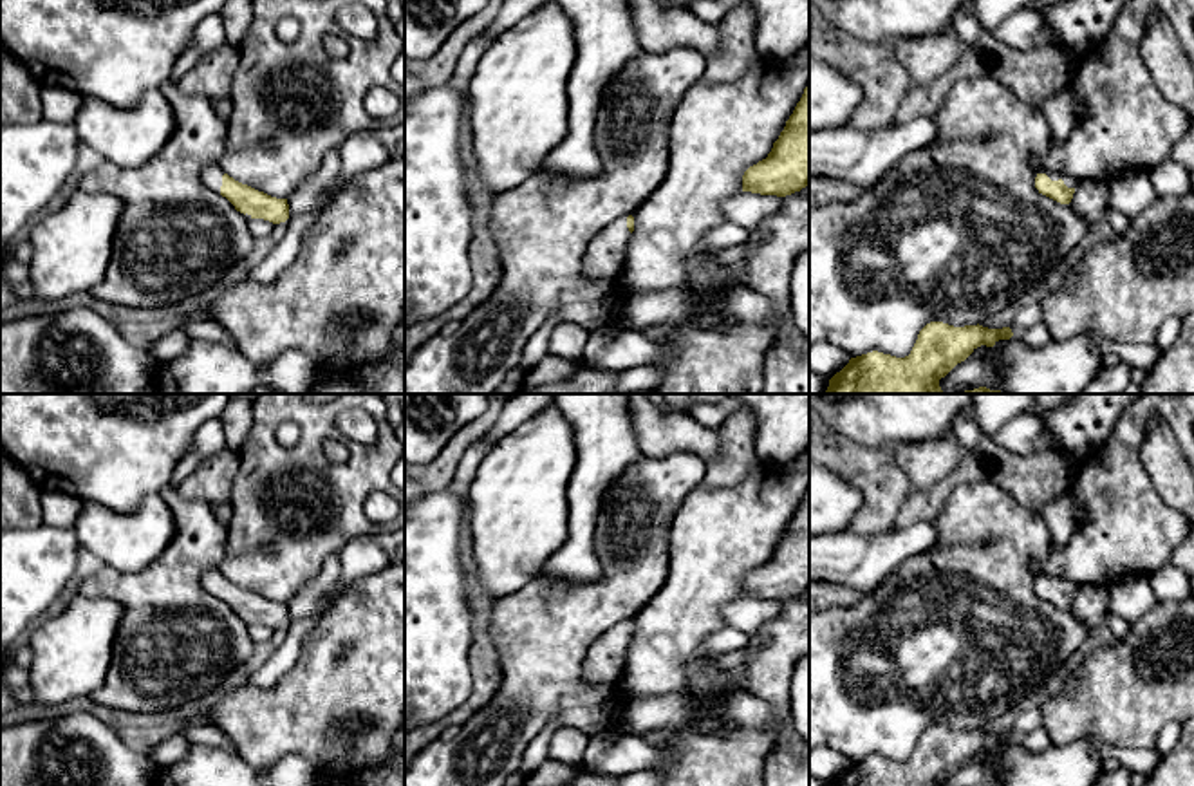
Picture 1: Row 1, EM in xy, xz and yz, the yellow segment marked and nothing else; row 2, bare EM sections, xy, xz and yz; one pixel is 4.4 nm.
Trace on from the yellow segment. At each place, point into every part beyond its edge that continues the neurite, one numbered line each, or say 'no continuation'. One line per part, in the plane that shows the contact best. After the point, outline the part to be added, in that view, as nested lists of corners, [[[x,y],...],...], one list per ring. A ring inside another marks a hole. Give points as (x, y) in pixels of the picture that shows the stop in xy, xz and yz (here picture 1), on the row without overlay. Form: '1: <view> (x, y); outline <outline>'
1: yz (1070, 586); outline [[[1039,576],[1039,578],[1046,578],[1051,585],[1062,584],[1068,593],[1077,593],[1077,589],[1078,589],[1078,585],[1075,582],[1060,580],[1057,576]]]

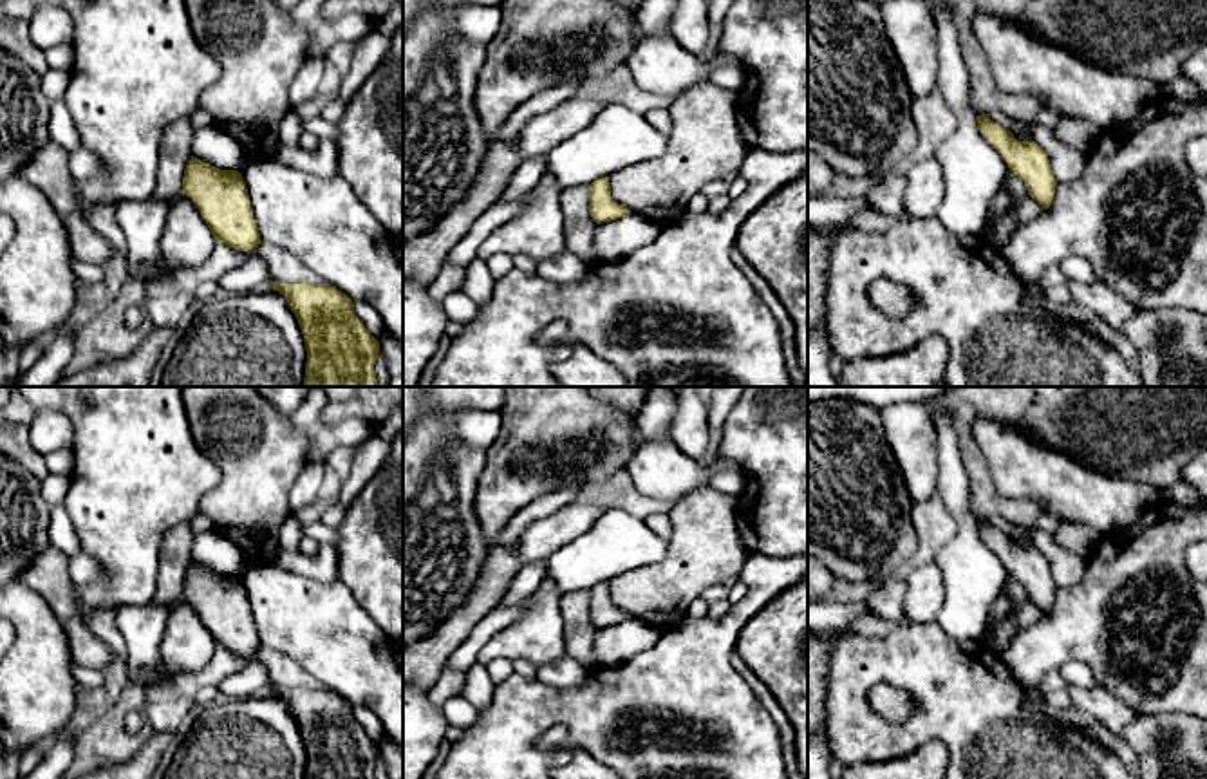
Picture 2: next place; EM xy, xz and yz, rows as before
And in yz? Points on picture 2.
no continuation

